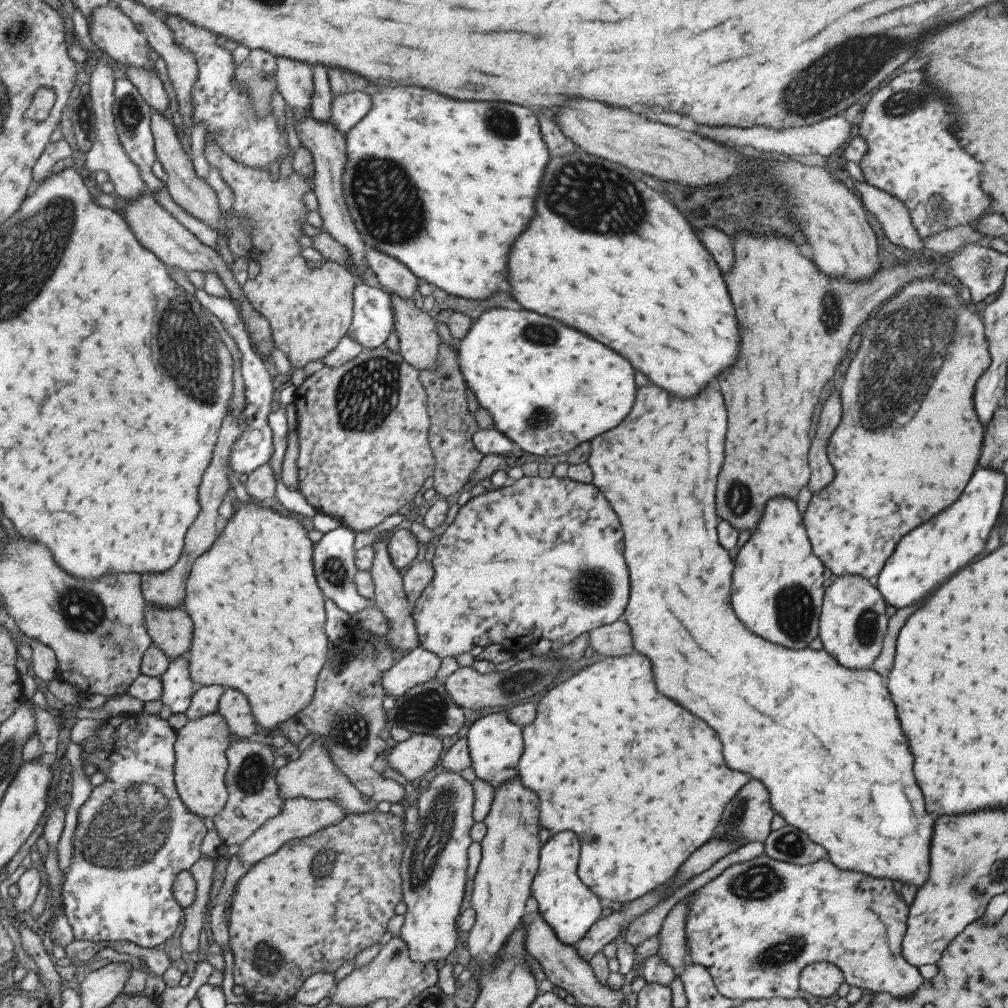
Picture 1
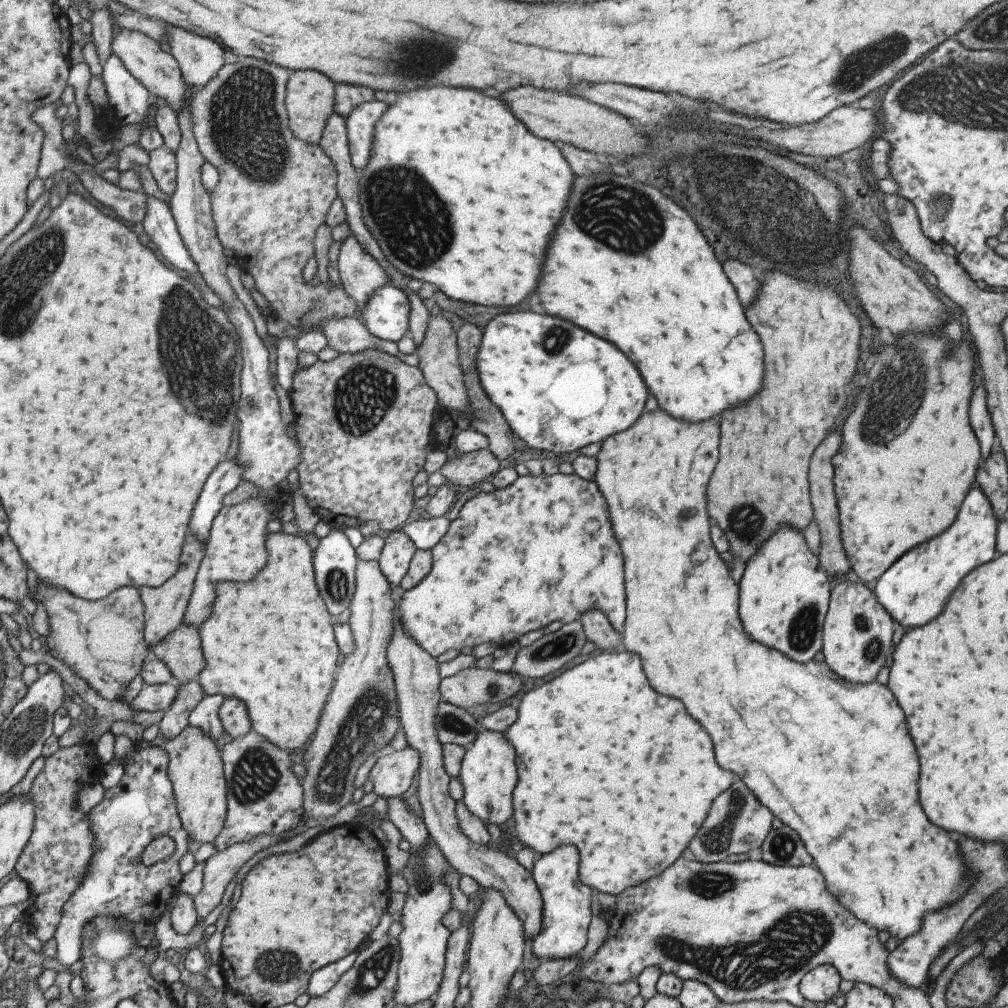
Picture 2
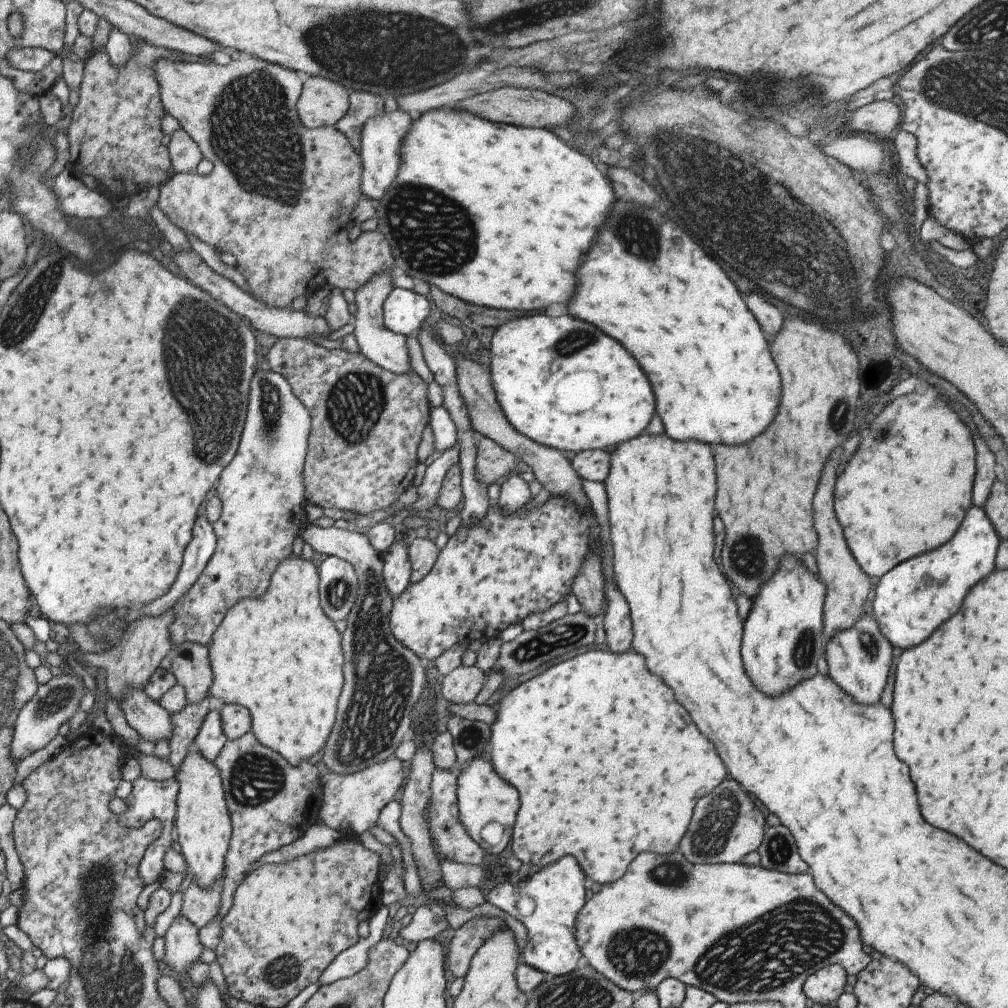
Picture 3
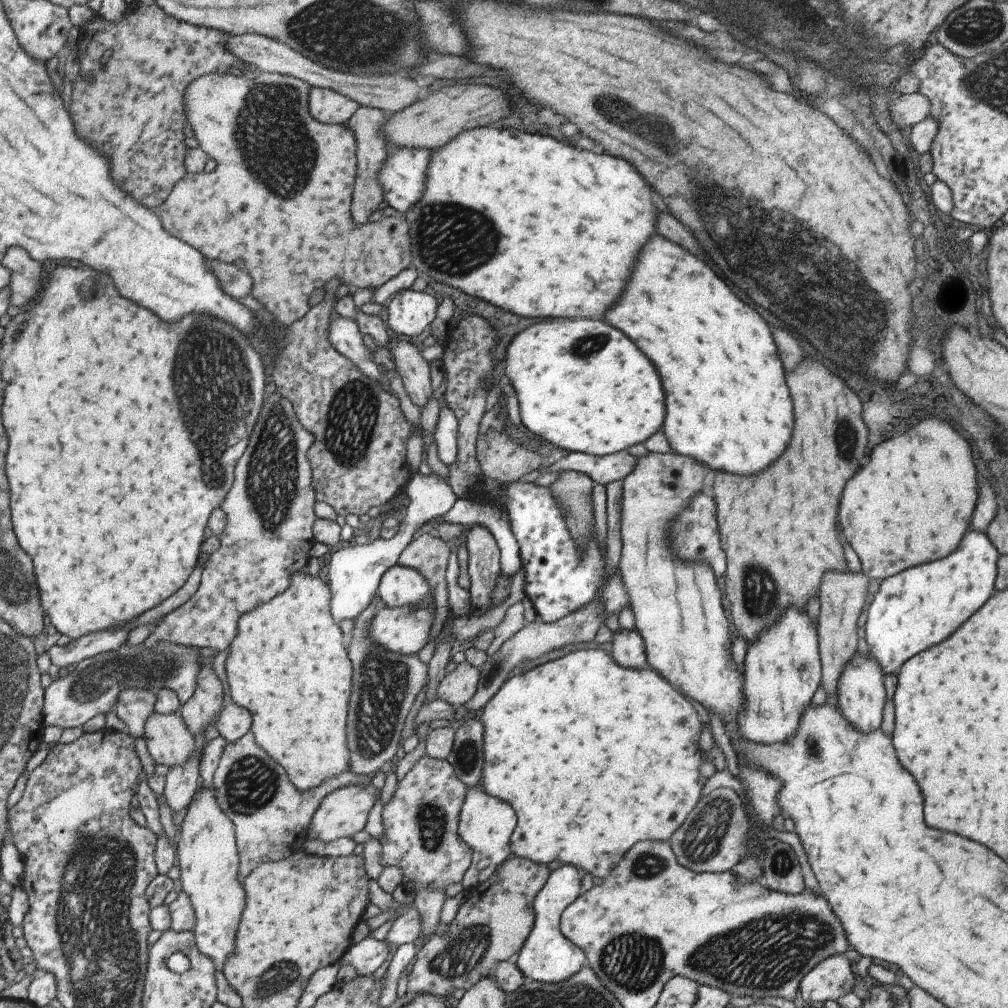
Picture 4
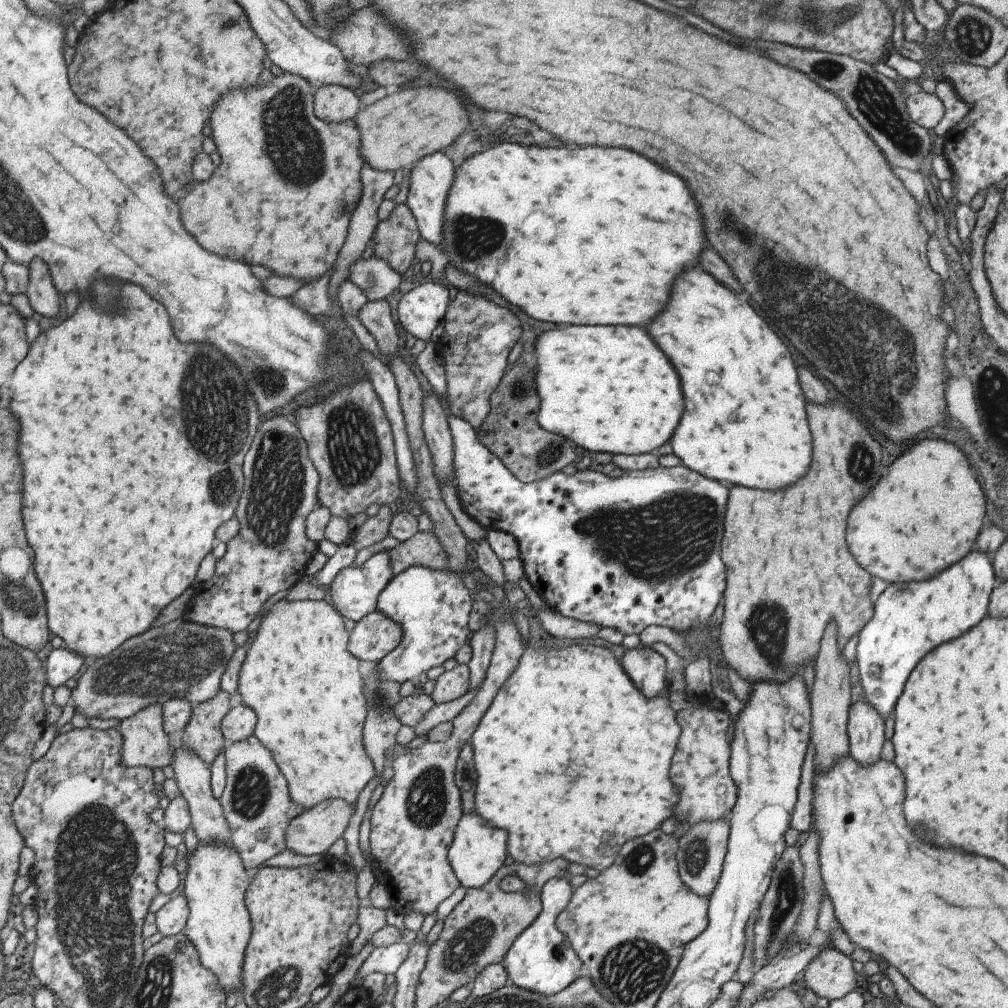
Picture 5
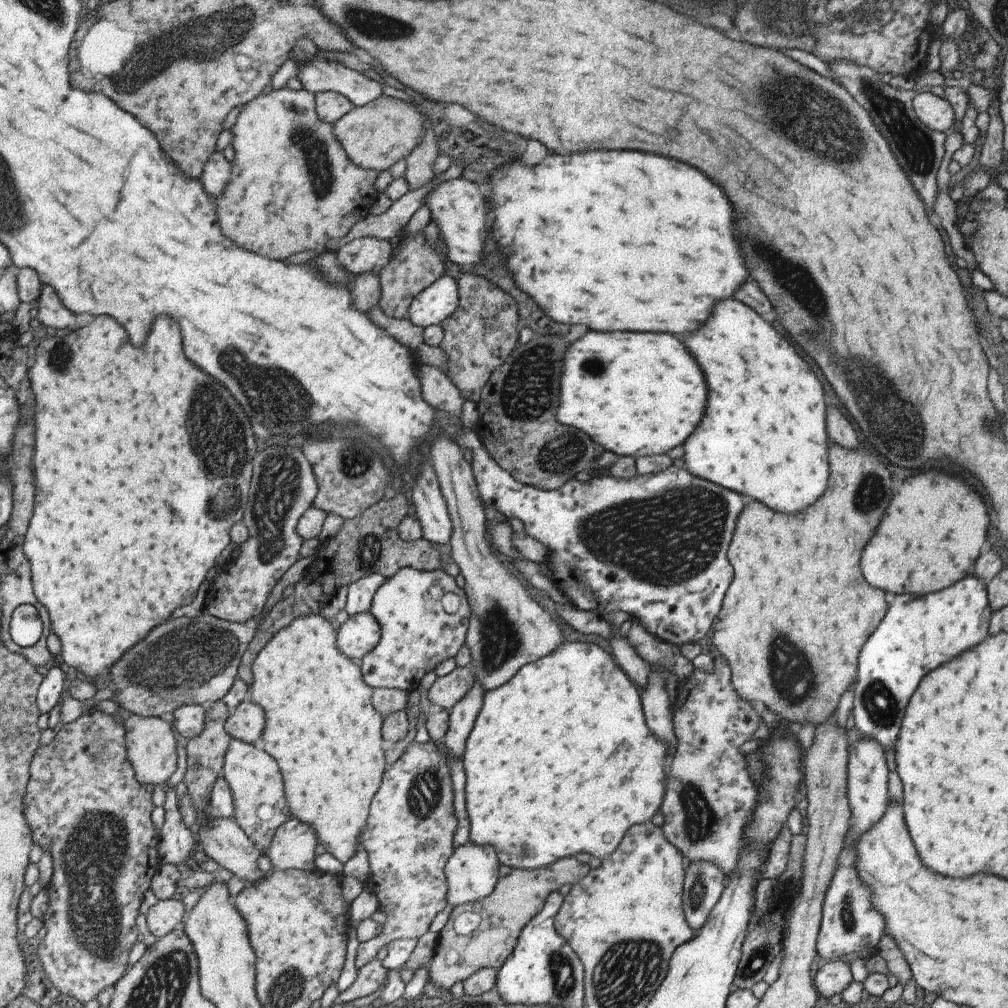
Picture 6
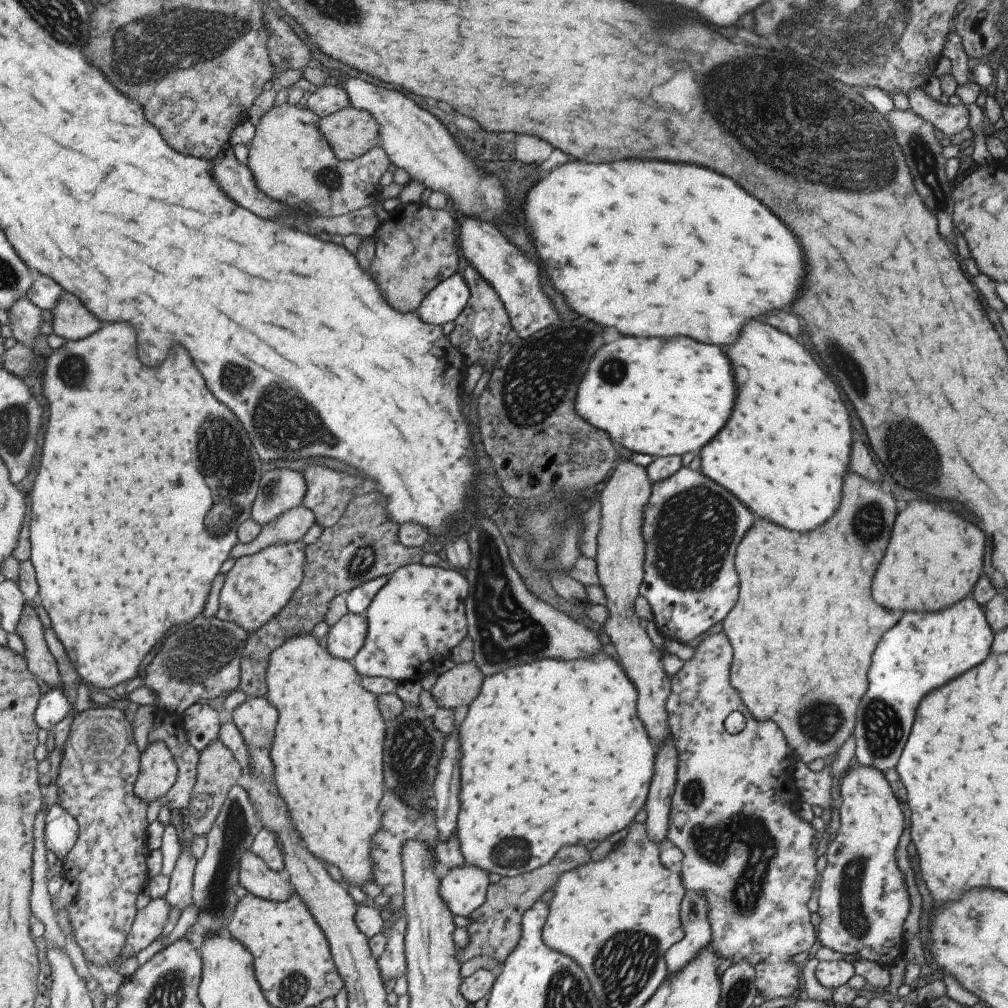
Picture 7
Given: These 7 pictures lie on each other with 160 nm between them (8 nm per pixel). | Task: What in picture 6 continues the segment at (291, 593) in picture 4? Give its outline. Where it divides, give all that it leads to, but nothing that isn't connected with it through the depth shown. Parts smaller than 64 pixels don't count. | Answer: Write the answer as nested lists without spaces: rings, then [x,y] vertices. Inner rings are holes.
[[[321,613],[307,614],[307,616],[293,618],[287,624],[287,628],[281,628],[279,632],[275,632],[275,636],[271,636],[271,640],[267,641],[267,644],[259,650],[259,654],[253,659],[250,670],[251,688],[246,690],[246,699],[253,701],[257,706],[263,708],[263,712],[265,712],[265,726],[263,726],[263,732],[261,732],[258,745],[265,754],[269,754],[277,762],[277,768],[279,769],[283,784],[283,798],[287,802],[287,810],[289,810],[290,818],[303,824],[309,824],[315,830],[317,844],[325,845],[325,852],[343,865],[355,854],[355,844],[360,841],[360,836],[366,825],[371,800],[381,784],[386,765],[384,752],[381,750],[381,741],[383,740],[381,737],[382,716],[371,704],[372,688],[367,686],[367,683],[363,680],[359,665],[345,658],[337,650],[337,646],[335,646],[335,634],[335,622],[333,620],[325,620],[321,616]]]

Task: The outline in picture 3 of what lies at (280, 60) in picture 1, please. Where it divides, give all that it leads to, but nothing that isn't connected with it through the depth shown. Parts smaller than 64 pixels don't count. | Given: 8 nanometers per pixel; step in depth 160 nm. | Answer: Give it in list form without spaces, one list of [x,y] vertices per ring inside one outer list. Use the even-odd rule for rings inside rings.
[[[310,77],[302,83],[295,112],[306,129],[333,127],[347,112],[348,93],[341,84],[323,77]]]

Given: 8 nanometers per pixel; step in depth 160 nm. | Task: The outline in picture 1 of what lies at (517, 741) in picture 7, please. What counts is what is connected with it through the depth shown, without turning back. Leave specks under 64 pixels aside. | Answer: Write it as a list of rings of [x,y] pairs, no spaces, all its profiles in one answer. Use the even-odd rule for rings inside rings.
[[[641,654],[605,657],[578,671],[555,688],[551,688],[536,704],[534,721],[522,727],[522,741],[523,748],[517,763],[517,775],[523,786],[533,790],[539,798],[538,825],[549,830],[550,834],[555,830],[573,830],[577,834],[583,834],[579,836],[581,848],[576,864],[577,876],[597,898],[613,902],[631,902],[669,880],[695,849],[712,838],[711,832],[715,830],[721,818],[723,806],[749,782],[747,774],[731,772],[729,768],[725,768],[719,738],[703,720],[691,716],[681,706],[675,706],[675,702],[671,702],[669,698],[665,698],[655,690],[651,666],[647,658]]]

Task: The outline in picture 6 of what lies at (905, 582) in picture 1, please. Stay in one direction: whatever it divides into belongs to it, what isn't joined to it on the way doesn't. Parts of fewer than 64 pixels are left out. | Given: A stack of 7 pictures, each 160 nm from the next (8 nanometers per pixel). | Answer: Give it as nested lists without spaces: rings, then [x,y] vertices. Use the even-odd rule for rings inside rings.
[[[973,576],[925,596],[891,596],[878,627],[858,652],[852,711],[859,738],[875,740],[883,752],[893,750],[907,699],[919,680],[961,650],[983,640],[991,613],[985,586]]]

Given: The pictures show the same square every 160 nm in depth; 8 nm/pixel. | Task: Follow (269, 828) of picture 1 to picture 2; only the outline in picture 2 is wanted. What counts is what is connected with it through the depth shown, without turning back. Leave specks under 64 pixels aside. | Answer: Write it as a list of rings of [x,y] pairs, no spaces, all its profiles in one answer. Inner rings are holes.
[[[261,833],[248,841],[232,844],[209,857],[203,867],[201,889],[193,896],[198,920],[205,918],[219,904],[225,886],[253,854],[277,844],[280,840],[281,834]]]

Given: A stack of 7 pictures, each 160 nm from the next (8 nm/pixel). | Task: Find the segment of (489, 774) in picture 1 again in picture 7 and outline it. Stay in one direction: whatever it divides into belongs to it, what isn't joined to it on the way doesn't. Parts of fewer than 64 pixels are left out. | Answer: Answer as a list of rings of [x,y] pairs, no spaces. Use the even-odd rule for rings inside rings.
[[[465,862],[444,870],[439,879],[438,895],[449,912],[468,918],[471,911],[481,906],[489,884],[488,874],[481,867]]]

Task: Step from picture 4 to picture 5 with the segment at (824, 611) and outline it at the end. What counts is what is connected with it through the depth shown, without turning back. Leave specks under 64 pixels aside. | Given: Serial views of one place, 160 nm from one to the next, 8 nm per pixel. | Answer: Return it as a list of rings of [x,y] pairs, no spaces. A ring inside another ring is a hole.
[[[833,621],[825,626],[819,652],[814,663],[814,679],[812,683],[810,700],[810,736],[815,747],[814,772],[829,768],[835,757],[848,754],[848,738],[846,731],[847,713],[852,703],[855,691],[849,684],[849,663],[840,653],[837,646],[835,624]]]

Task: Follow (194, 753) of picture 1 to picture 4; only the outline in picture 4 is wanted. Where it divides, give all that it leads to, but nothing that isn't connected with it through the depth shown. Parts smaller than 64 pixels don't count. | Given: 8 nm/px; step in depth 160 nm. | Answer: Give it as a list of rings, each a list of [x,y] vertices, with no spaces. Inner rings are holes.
[[[201,785],[191,795],[180,823],[176,846],[179,884],[187,893],[196,916],[191,930],[196,947],[212,960],[215,969],[222,970],[224,960],[234,947],[235,929],[245,895],[237,878],[238,852],[234,826],[219,806],[214,787]]]

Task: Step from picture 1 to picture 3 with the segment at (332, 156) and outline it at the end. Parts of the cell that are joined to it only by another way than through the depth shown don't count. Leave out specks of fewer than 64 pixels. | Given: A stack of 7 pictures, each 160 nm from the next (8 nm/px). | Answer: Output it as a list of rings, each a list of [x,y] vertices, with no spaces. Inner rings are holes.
[[[395,266],[389,267],[382,273],[371,275],[362,285],[354,290],[355,314],[351,317],[353,338],[359,348],[359,353],[367,357],[373,364],[389,372],[400,375],[411,371],[408,363],[405,337],[389,332],[382,323],[382,304],[391,290],[393,277],[398,273]]]

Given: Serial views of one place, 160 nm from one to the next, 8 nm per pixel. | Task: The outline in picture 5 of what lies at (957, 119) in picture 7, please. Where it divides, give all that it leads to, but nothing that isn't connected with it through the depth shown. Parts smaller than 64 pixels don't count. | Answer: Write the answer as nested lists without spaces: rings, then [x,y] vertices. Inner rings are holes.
[[[919,91],[905,96],[905,110],[913,124],[931,132],[943,116],[945,104],[934,93]]]

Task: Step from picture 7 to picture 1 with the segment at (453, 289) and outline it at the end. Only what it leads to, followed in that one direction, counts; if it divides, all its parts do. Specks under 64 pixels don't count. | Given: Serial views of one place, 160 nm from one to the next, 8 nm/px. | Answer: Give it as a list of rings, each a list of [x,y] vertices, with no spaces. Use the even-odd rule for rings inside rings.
[[[357,280],[352,290],[352,319],[346,335],[363,349],[381,347],[393,332],[392,320],[387,292]]]

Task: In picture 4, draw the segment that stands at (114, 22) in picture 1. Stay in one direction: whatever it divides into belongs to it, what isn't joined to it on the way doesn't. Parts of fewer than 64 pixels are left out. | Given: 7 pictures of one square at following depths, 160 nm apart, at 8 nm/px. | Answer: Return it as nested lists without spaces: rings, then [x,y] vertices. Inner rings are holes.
[[[248,69],[242,75],[210,72],[195,77],[187,83],[182,90],[182,109],[187,124],[193,130],[193,137],[197,140],[198,147],[206,152],[208,158],[213,158],[215,167],[210,172],[199,171],[198,173],[187,173],[179,178],[173,188],[167,193],[165,200],[157,210],[157,218],[161,220],[161,226],[165,232],[171,232],[171,236],[179,238],[181,242],[195,248],[205,258],[215,258],[223,262],[243,260],[245,258],[245,270],[253,282],[251,296],[261,302],[271,316],[273,323],[279,328],[287,328],[296,320],[299,320],[309,309],[309,294],[317,288],[323,288],[327,281],[338,279],[340,284],[355,286],[357,289],[376,289],[385,284],[389,278],[397,276],[401,270],[411,266],[410,252],[407,240],[408,225],[400,214],[390,217],[380,217],[374,222],[361,224],[354,223],[350,215],[350,204],[352,202],[352,190],[354,189],[354,176],[356,173],[356,146],[355,137],[345,125],[324,125],[317,122],[308,111],[308,90],[310,86],[302,80],[282,75],[279,73],[266,73],[259,70]]]

